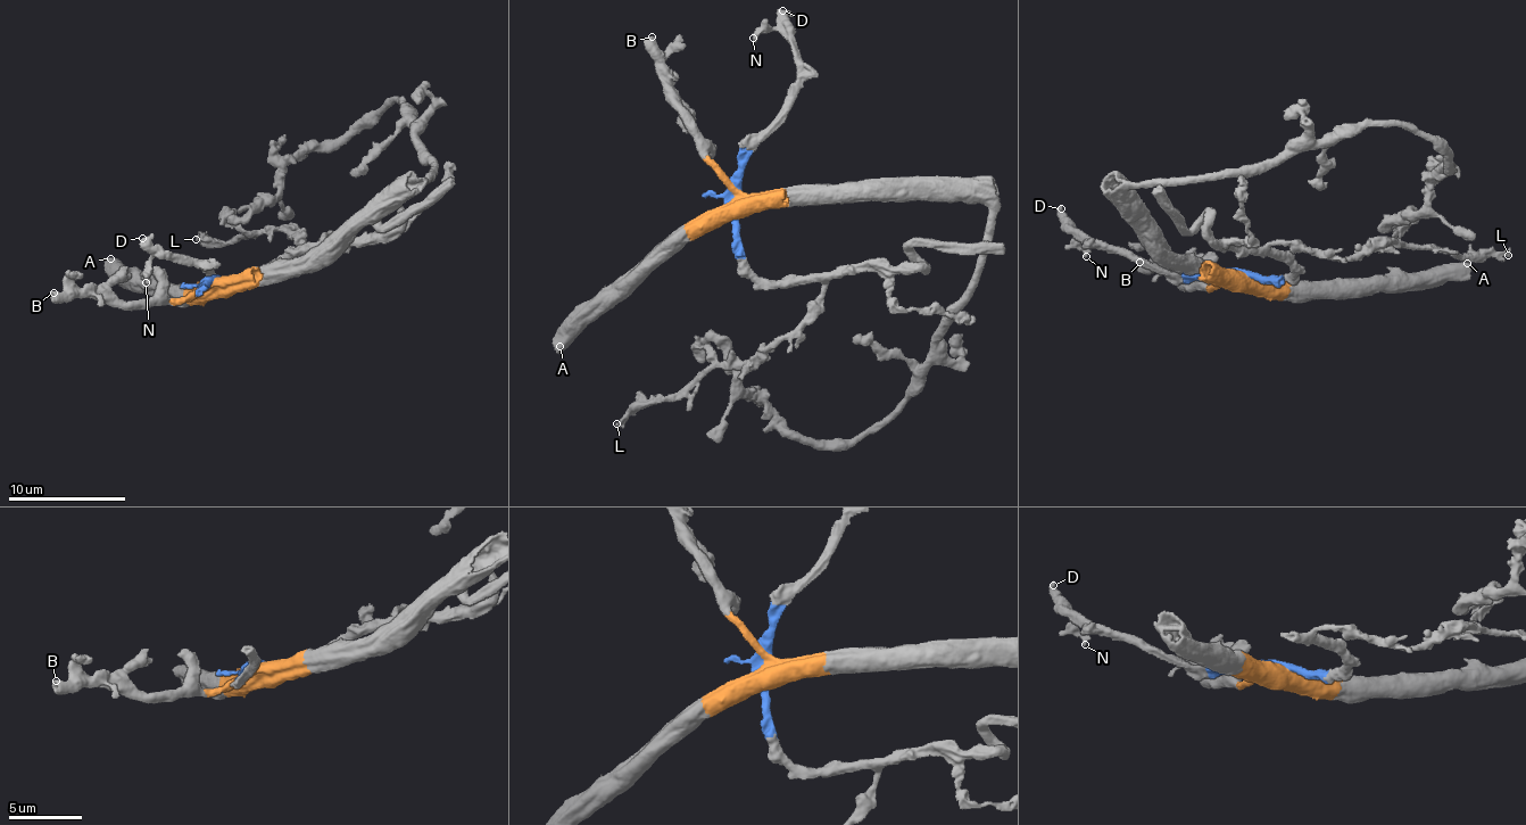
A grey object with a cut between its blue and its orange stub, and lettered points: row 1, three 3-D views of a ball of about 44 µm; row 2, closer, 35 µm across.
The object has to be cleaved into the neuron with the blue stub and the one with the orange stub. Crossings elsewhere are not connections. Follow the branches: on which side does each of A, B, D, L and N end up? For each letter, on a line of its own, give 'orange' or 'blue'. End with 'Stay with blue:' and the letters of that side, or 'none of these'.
A: orange
B: orange
D: blue
L: blue
N: blue
Stay with blue: D, L, N

